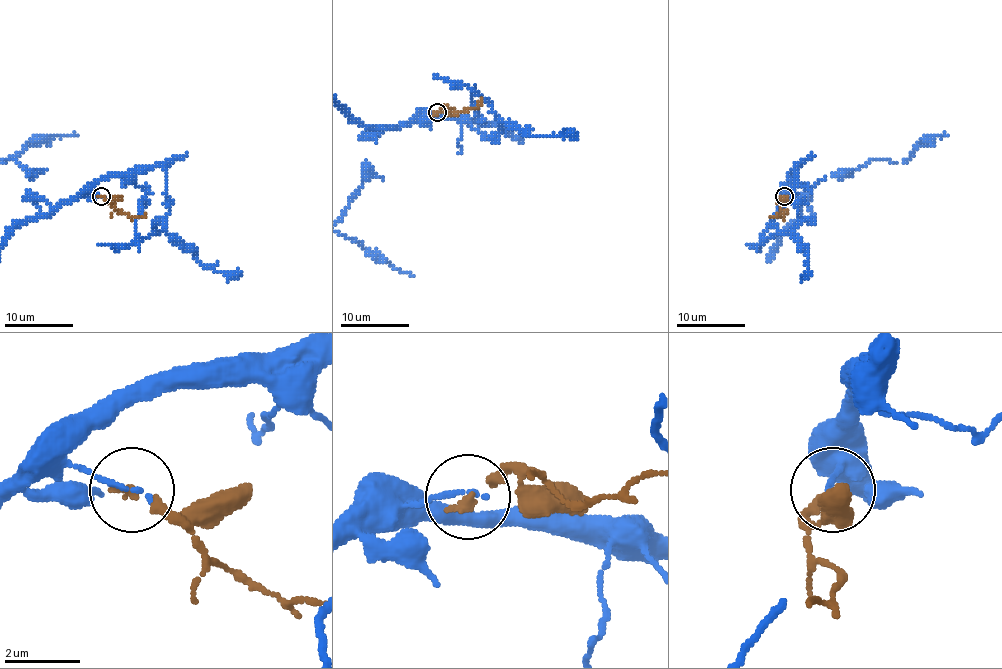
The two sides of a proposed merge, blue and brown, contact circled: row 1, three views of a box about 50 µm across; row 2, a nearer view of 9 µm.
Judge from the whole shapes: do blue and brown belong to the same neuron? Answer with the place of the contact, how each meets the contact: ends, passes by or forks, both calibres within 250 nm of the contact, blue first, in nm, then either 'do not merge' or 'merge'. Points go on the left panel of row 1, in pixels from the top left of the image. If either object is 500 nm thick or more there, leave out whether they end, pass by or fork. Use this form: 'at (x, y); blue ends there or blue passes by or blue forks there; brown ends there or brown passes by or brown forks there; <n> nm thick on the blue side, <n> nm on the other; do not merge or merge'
at (101, 196); blue ends there; brown ends there; 130 nm thick on the blue side, 220 nm on the other; do not merge

